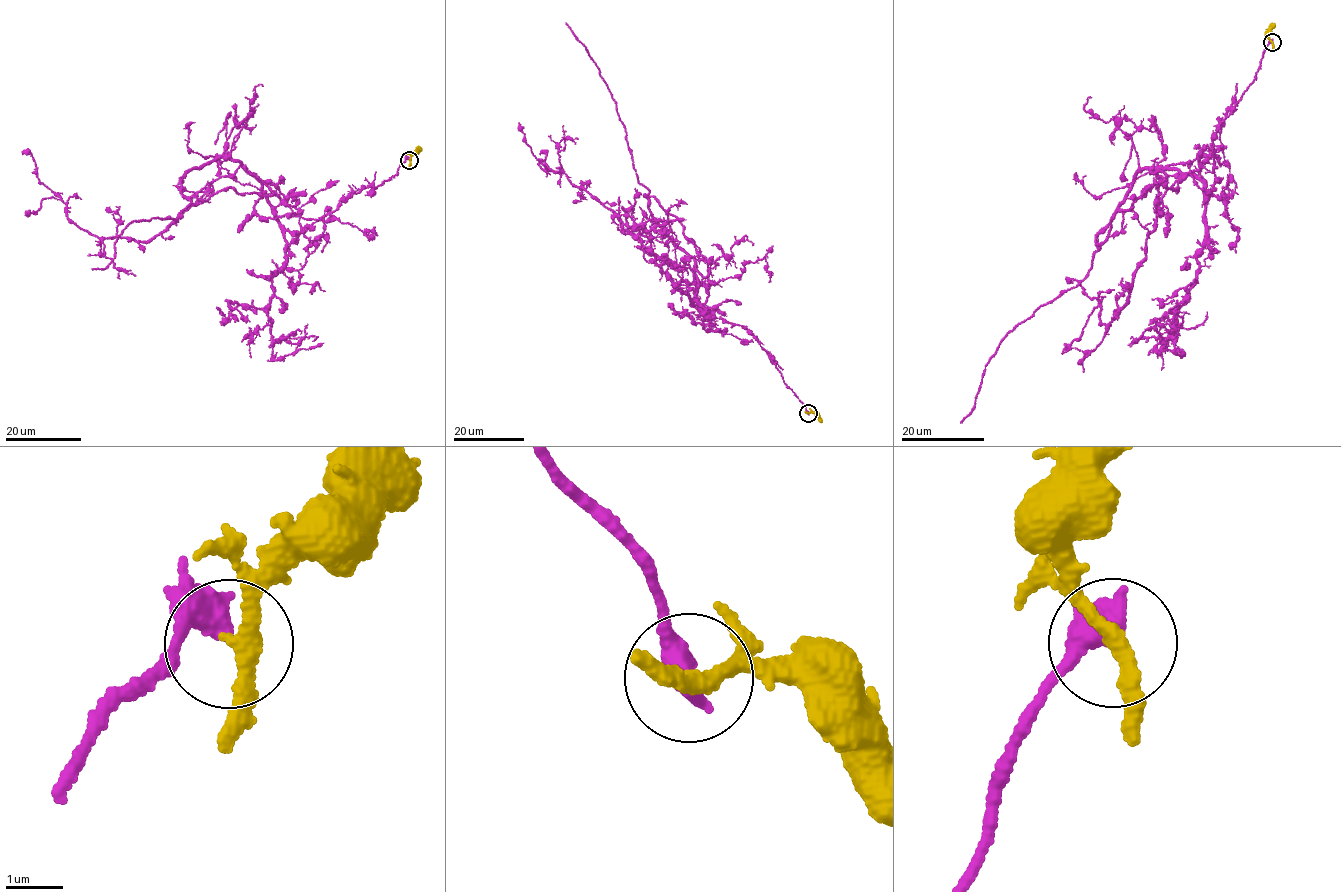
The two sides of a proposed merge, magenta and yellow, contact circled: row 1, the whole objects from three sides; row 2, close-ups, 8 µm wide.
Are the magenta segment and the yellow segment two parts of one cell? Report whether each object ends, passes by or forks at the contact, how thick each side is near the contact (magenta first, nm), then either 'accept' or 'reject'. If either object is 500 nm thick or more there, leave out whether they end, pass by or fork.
magenta ends | yellow passes by | 480/260 nm | reject

